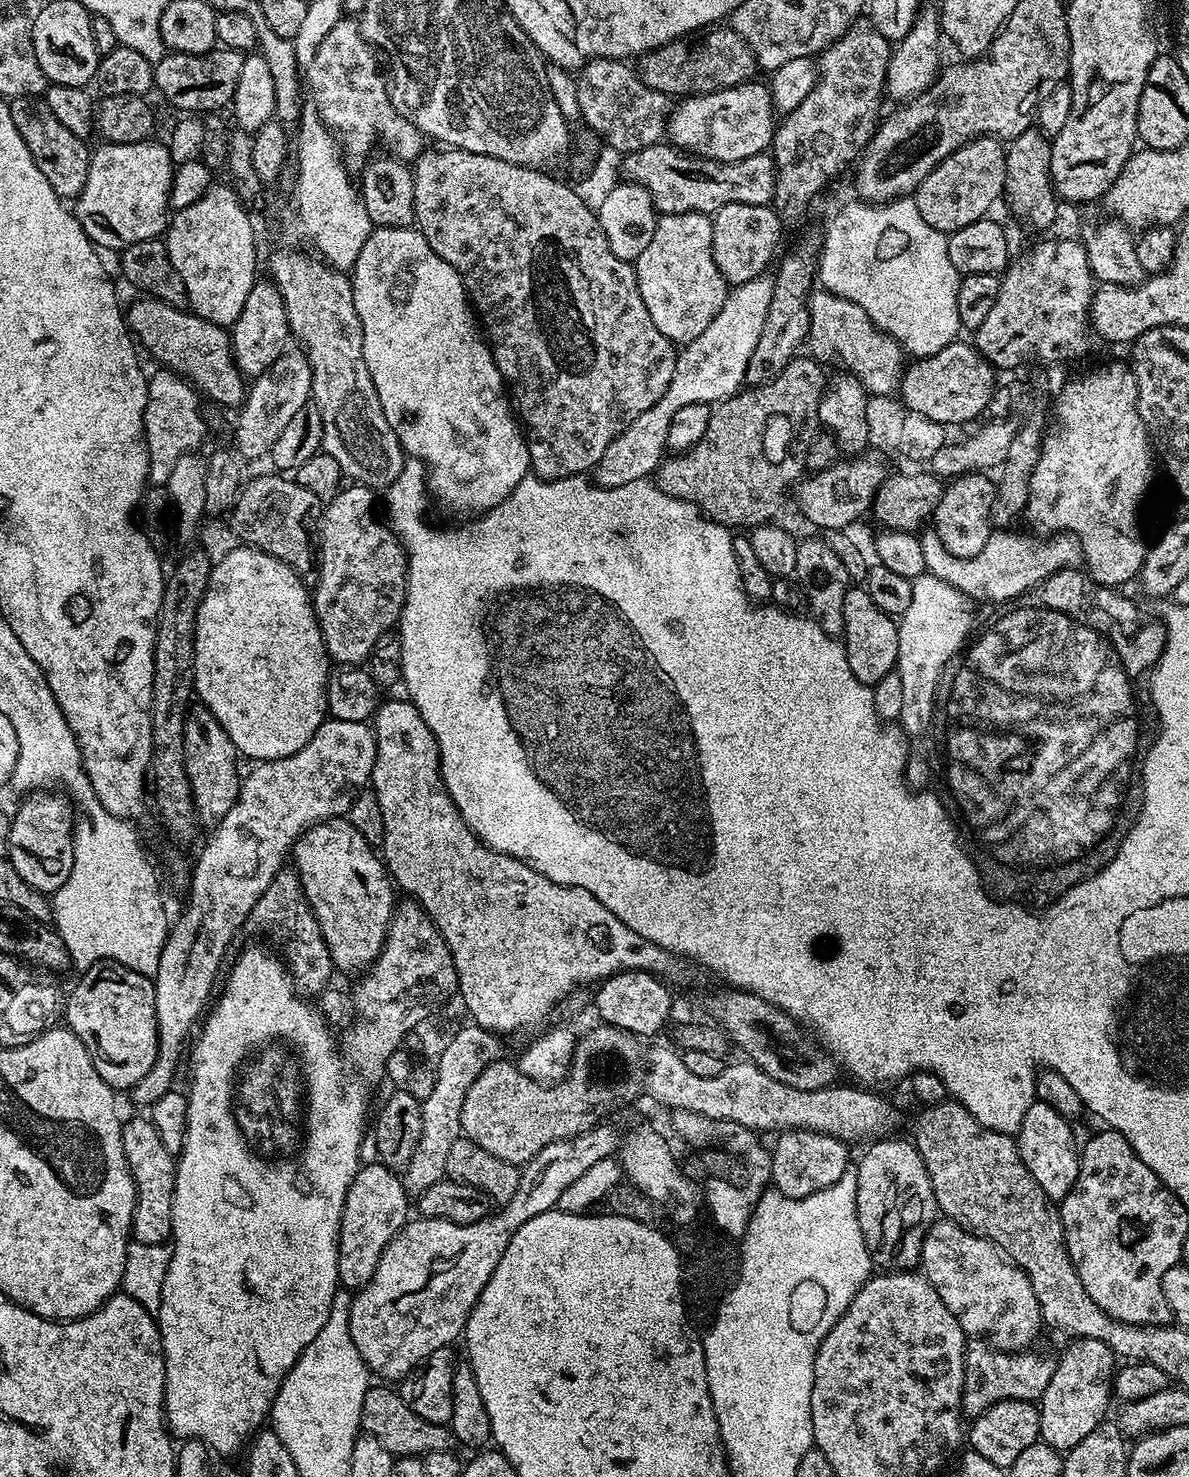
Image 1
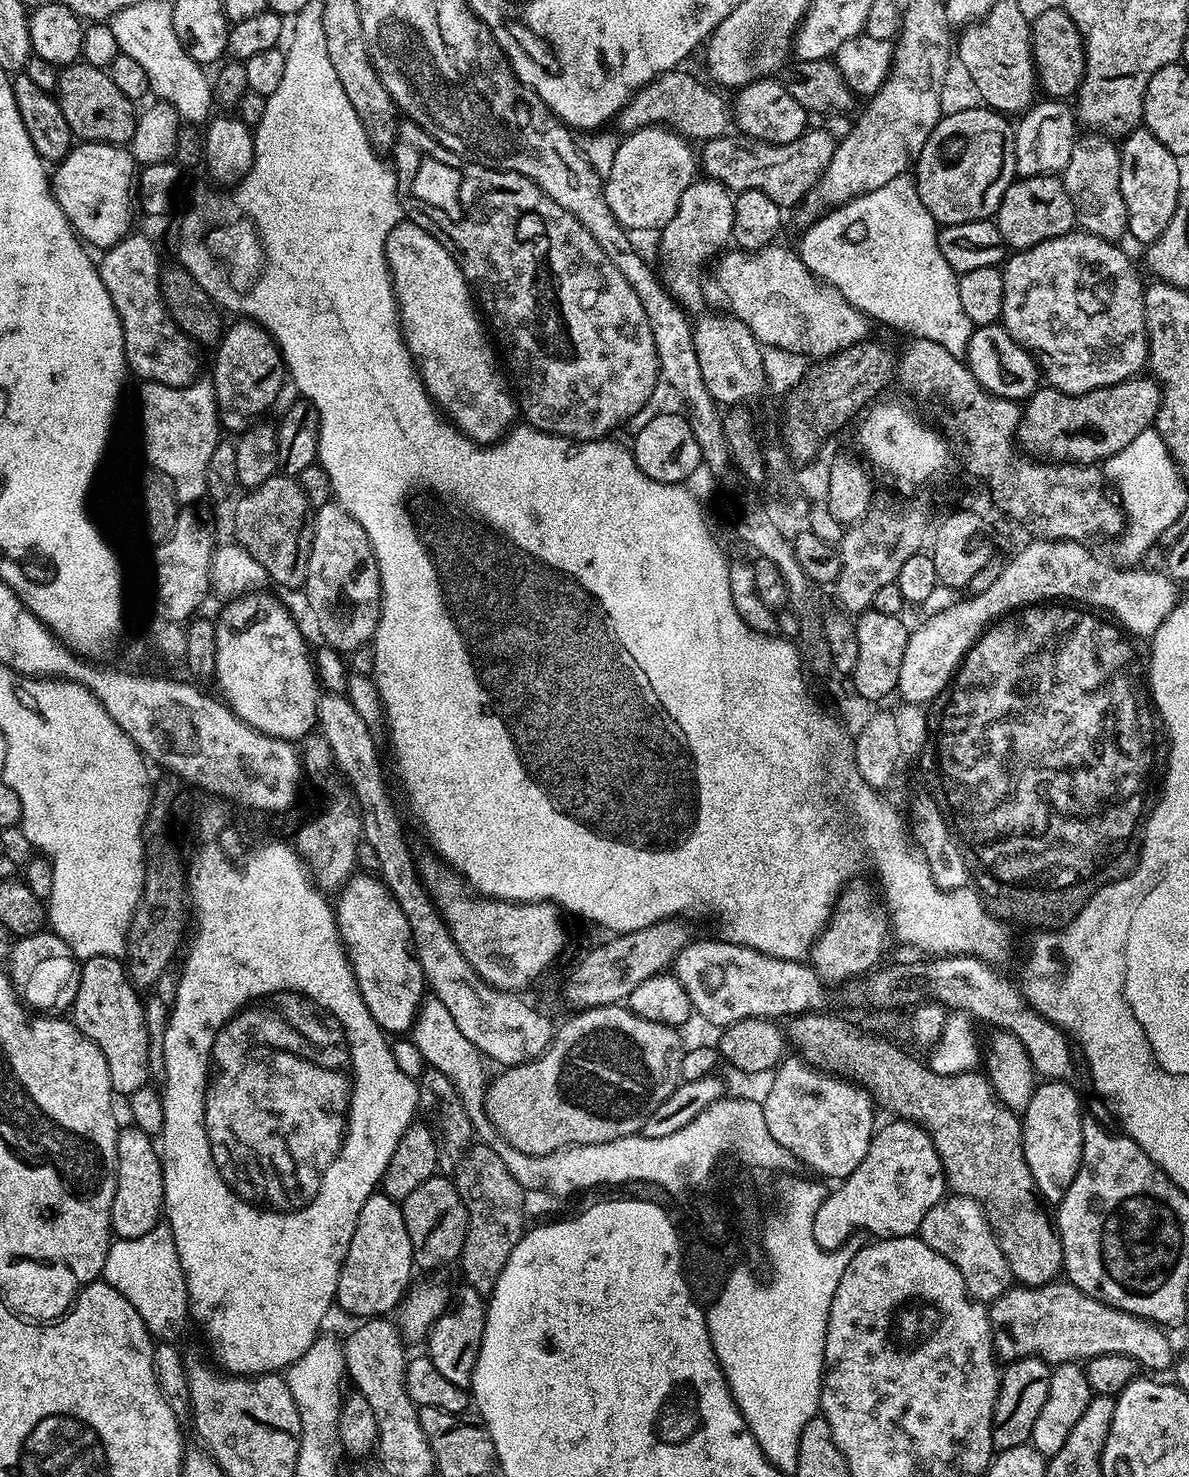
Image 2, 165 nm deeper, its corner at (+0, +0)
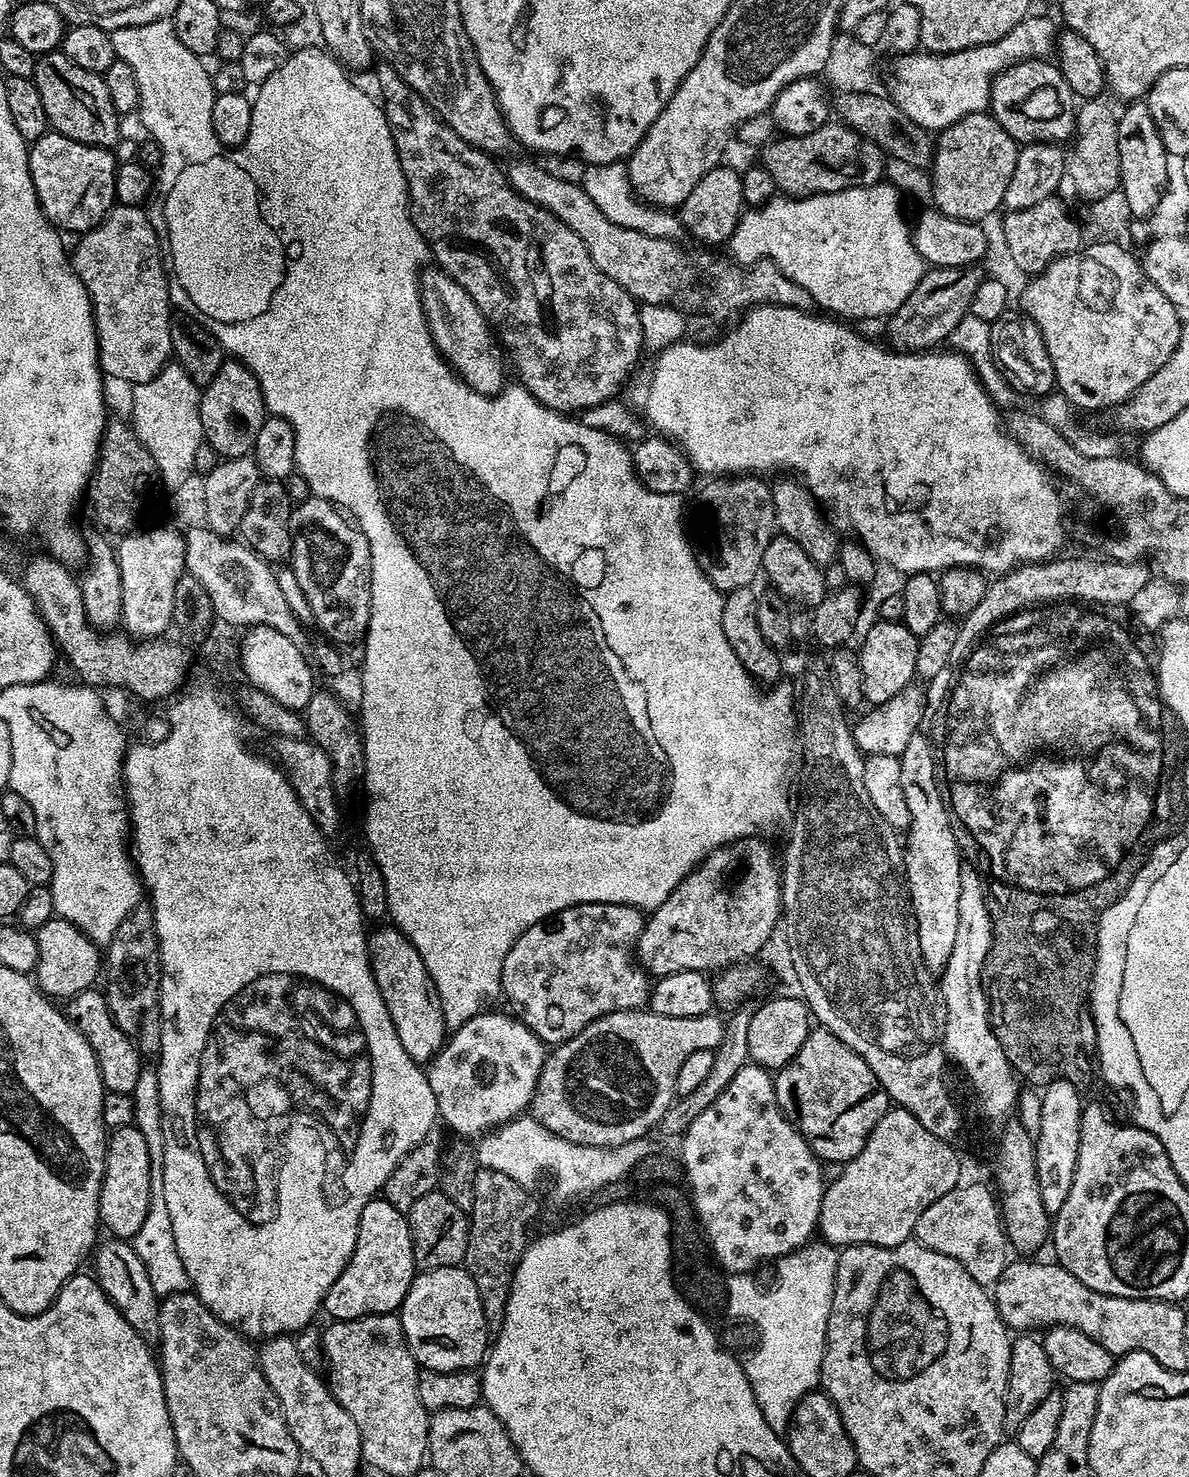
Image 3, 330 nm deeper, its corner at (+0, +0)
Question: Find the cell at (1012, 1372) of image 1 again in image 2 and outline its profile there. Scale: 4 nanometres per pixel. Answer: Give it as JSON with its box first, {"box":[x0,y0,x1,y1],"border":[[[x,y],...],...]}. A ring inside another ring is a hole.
{"box":[988,1282,1173,1374],"border":[[[1053,1282],[1037,1288],[1013,1286],[1003,1292],[997,1300],[991,1301],[988,1308],[988,1321],[992,1324],[992,1347],[1001,1361],[1011,1362],[1027,1356],[1039,1356],[1049,1366],[1087,1362],[1102,1354],[1126,1354],[1136,1359],[1141,1369],[1153,1368],[1153,1373],[1164,1374],[1173,1367],[1172,1344],[1168,1341],[1169,1333],[1159,1324],[1144,1320],[1129,1312],[1111,1308],[1093,1296],[1087,1296],[1082,1289],[1071,1282]]]}

